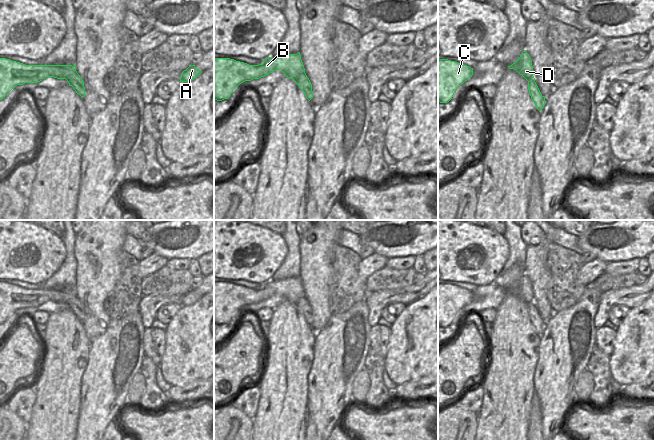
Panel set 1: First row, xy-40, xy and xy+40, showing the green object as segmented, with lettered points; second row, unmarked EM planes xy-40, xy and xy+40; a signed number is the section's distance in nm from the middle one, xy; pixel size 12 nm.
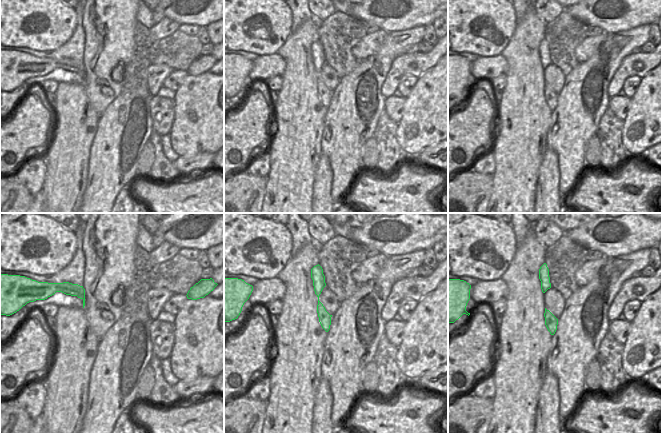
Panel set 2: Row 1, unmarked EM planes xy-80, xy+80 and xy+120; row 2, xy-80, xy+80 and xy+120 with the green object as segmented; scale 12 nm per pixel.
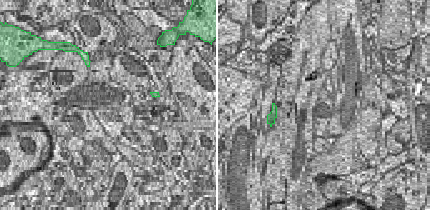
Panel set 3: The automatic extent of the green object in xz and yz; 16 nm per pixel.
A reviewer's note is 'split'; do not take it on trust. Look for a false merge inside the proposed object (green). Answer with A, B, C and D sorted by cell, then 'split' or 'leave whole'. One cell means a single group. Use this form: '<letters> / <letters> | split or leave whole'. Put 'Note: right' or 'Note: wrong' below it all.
A B C D | leave whole
Note: wrong

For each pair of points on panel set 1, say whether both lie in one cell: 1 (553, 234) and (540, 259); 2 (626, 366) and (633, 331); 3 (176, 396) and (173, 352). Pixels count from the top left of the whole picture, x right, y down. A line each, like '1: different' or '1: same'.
1: different
2: same
3: different

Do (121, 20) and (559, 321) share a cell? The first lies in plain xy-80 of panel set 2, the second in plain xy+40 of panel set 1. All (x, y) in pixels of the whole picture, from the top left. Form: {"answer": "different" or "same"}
{"answer": "different"}

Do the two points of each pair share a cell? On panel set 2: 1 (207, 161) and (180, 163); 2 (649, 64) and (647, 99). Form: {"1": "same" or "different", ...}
{"1": "same", "2": "different"}

